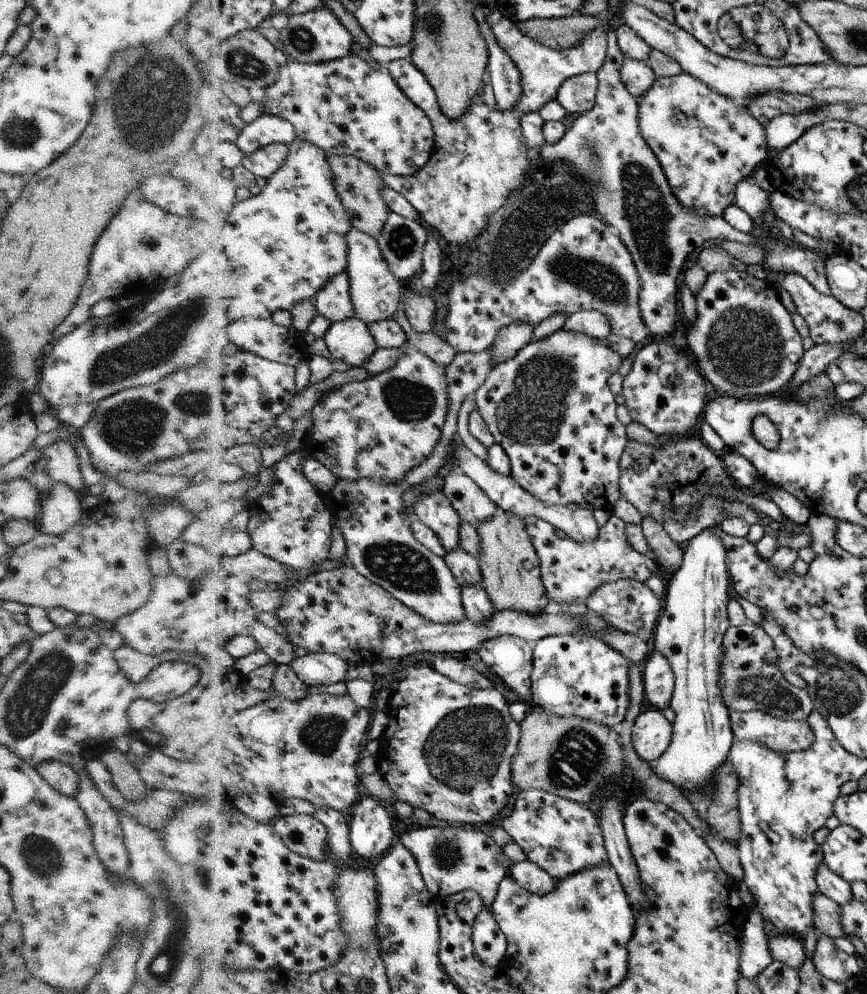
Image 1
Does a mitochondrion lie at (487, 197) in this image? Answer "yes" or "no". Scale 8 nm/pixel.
yes

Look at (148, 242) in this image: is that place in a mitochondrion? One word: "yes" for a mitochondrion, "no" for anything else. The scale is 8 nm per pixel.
yes

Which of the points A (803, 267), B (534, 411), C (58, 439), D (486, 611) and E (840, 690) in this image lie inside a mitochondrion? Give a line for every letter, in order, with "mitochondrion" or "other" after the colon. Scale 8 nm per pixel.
A: other
B: mitochondrion
C: other
D: other
E: mitochondrion

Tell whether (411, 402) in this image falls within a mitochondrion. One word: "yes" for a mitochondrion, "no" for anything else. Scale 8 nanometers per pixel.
yes

